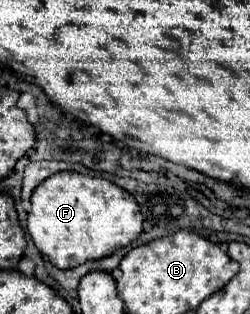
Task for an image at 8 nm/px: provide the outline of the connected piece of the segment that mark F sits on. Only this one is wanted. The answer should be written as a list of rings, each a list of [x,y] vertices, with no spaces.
[[[63,171],[47,177],[31,195],[31,211],[27,217],[27,231],[35,241],[35,247],[59,269],[77,267],[89,259],[101,259],[117,253],[119,249],[129,247],[143,231],[143,217],[139,213],[137,201],[131,193],[119,185],[101,179],[89,177],[75,171]]]

